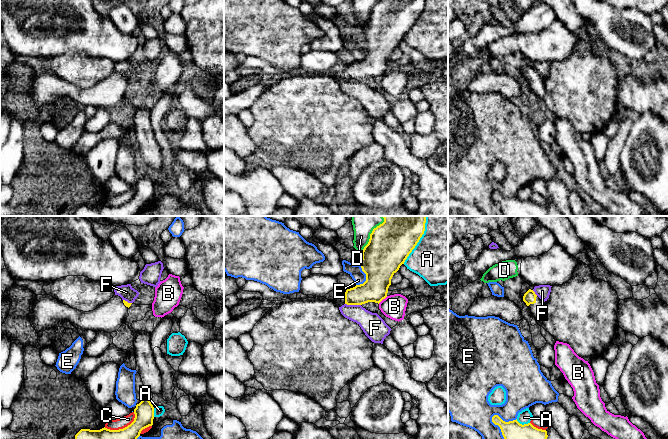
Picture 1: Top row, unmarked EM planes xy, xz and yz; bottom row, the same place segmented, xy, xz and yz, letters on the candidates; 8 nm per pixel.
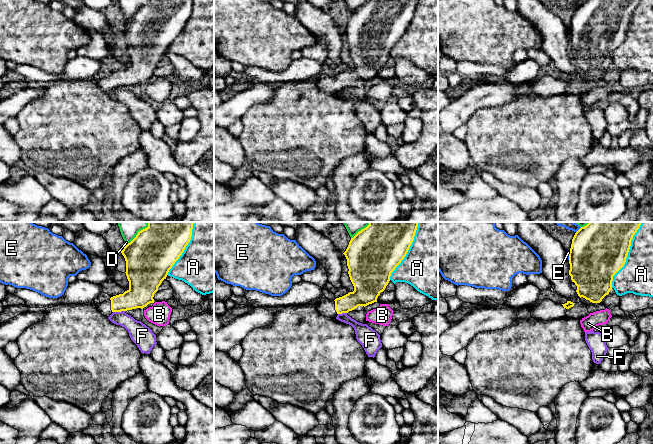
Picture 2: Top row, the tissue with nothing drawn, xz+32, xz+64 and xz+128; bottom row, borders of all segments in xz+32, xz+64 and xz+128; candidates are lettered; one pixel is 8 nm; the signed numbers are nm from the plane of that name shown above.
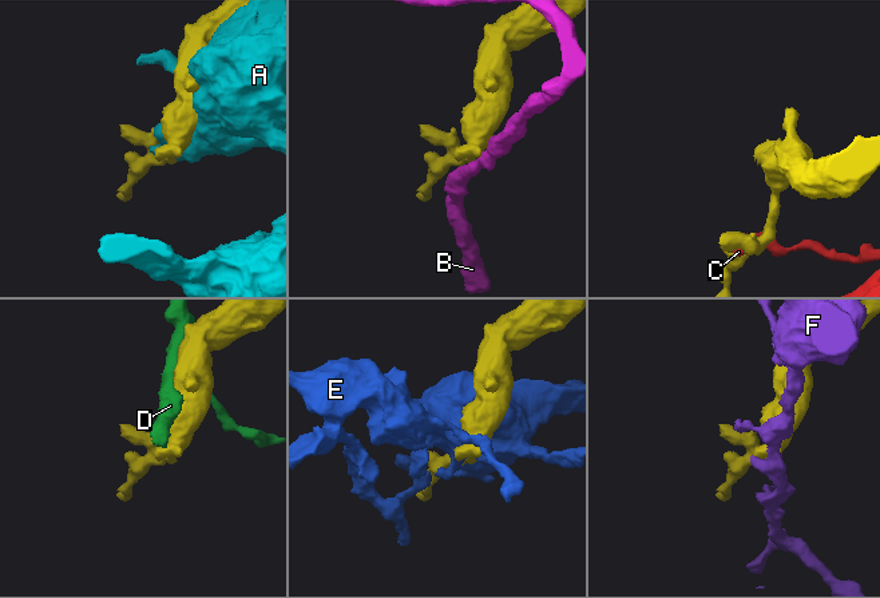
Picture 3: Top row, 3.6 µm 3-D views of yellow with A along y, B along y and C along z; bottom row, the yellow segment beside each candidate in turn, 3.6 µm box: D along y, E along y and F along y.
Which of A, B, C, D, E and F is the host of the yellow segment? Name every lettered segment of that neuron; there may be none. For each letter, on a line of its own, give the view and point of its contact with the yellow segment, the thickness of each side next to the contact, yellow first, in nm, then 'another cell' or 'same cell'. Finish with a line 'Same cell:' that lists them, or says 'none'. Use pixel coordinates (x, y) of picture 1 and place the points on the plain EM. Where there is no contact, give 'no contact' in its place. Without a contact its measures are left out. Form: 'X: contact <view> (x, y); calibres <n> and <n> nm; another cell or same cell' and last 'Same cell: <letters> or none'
A: contact xz (416, 20); calibres 340 and 480 nm; another cell
B: contact xz (382, 75); calibres 240 and 190 nm; another cell
C: contact xy (121, 205); calibres 180 and 90 nm; another cell
D: contact xz (370, 13); calibres 340 and 130 nm; another cell
E: contact yz (498, 201); calibres 240 and 300 nm; another cell
F: contact xz (353, 80); calibres 200 and 190 nm; another cell
Same cell: none

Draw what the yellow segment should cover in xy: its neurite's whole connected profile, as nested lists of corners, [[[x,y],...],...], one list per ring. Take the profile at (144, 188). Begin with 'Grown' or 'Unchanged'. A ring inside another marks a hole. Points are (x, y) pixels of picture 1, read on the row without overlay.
Unchanged. [[[143,175],[137,180],[134,190],[134,197],[123,205],[81,205],[75,211],[75,216],[137,216],[143,205],[153,201],[154,183],[149,175]]]

